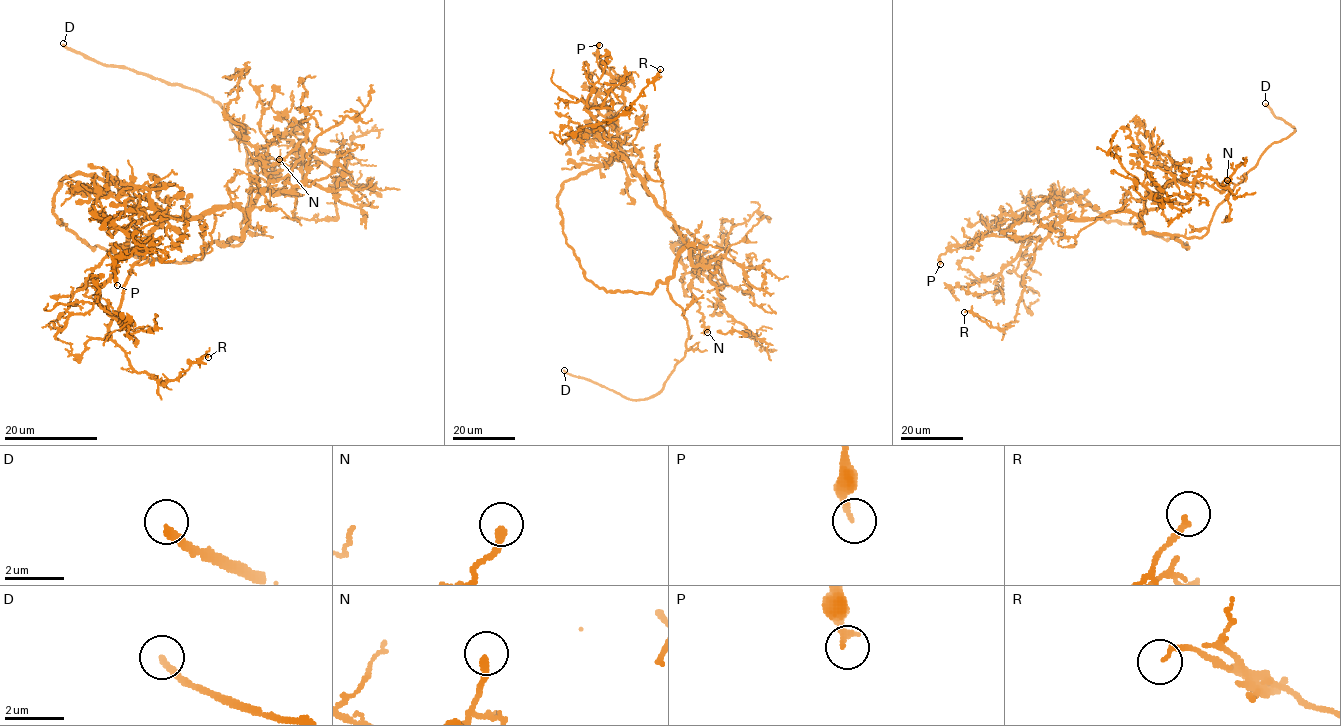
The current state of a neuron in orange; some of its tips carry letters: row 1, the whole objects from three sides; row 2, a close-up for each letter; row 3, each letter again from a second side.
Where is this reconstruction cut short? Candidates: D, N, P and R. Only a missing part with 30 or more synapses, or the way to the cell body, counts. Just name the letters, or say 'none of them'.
D

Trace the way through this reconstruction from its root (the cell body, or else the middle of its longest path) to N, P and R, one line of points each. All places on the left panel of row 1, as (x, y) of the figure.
N: (242, 238), (249, 212), (267, 185), (266, 171), (250, 159), (266, 163), (275, 178), (279, 159)
P: (242, 238), (237, 207), (113, 227), (138, 242), (114, 259), (117, 285)
R: (242, 238), (237, 207), (168, 217), (111, 320), (129, 364), (160, 384), (208, 357)

